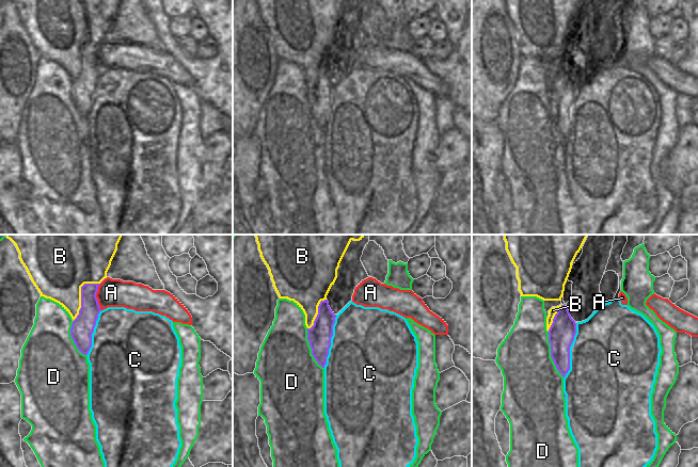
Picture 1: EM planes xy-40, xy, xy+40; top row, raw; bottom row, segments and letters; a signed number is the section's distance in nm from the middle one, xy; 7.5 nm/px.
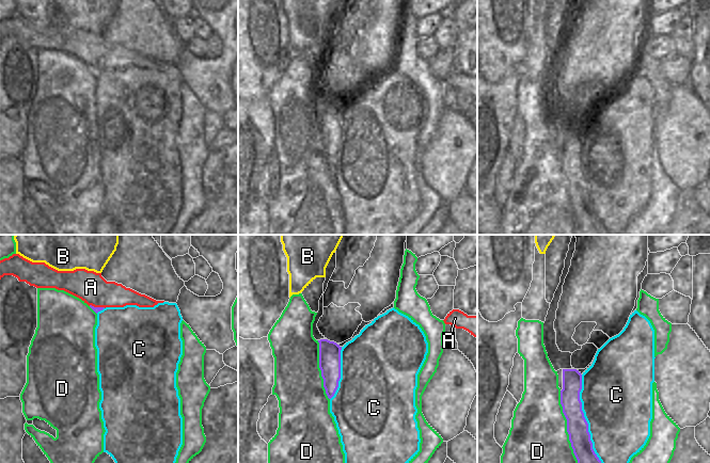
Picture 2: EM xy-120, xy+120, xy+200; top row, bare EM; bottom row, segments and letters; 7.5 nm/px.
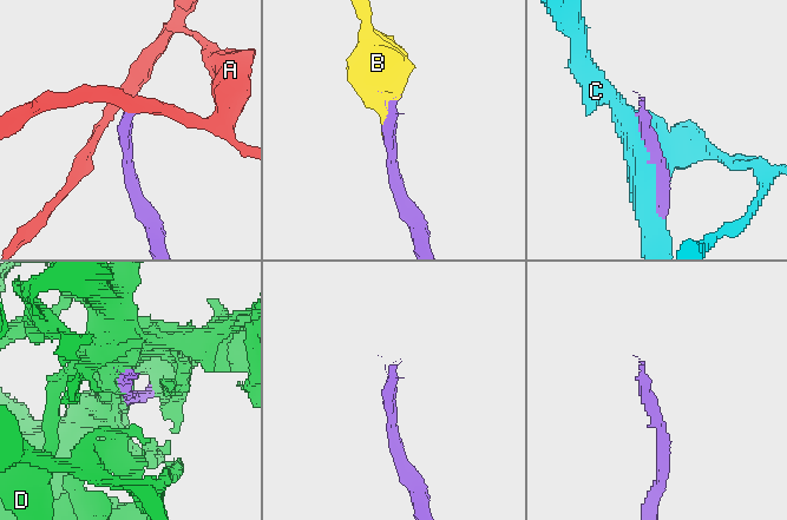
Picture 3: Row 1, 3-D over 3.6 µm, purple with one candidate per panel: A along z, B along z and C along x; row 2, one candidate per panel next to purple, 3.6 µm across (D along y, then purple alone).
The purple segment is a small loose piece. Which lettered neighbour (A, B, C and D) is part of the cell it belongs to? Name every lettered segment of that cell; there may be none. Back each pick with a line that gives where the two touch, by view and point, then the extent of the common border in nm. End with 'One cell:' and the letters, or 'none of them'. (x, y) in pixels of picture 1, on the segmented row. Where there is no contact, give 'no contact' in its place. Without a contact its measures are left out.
B: xy-40 (81, 292) | 400 nm
One cell: B

